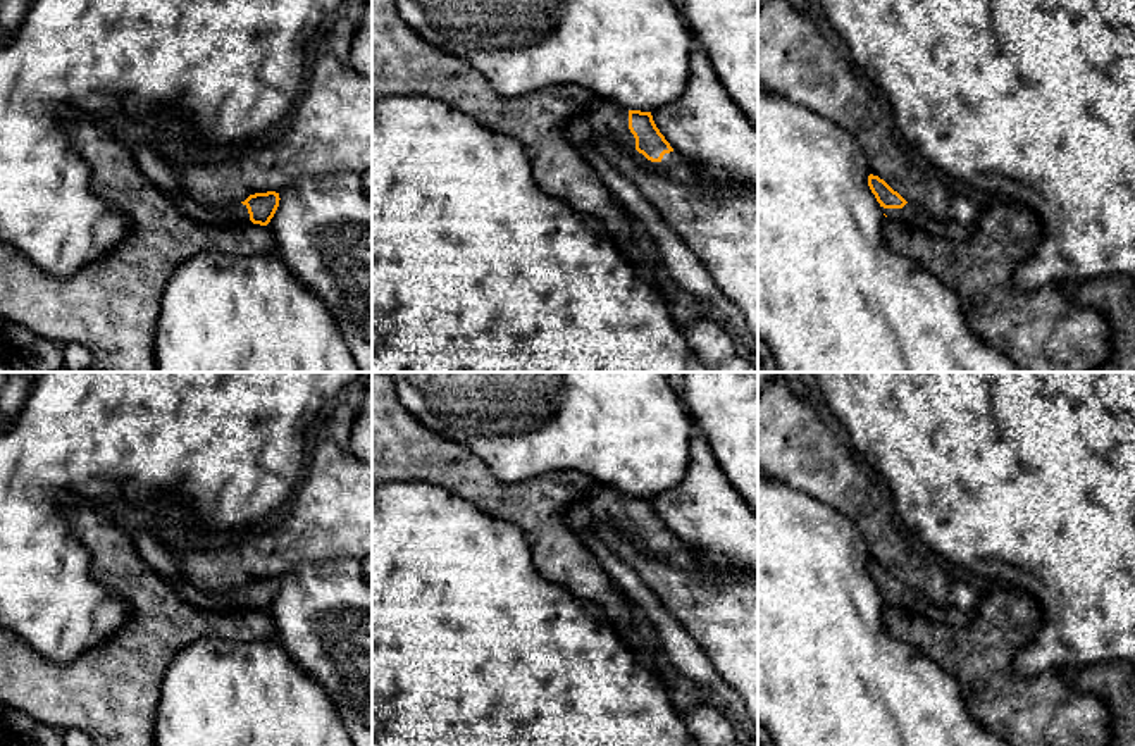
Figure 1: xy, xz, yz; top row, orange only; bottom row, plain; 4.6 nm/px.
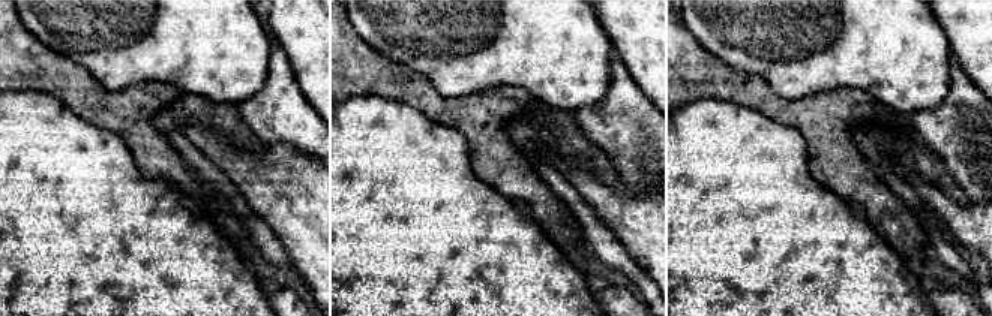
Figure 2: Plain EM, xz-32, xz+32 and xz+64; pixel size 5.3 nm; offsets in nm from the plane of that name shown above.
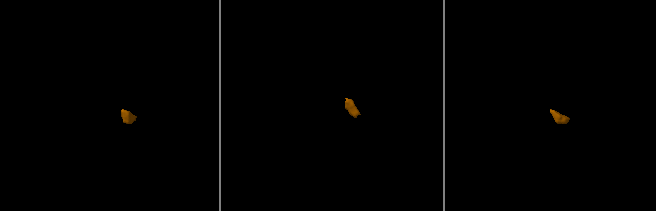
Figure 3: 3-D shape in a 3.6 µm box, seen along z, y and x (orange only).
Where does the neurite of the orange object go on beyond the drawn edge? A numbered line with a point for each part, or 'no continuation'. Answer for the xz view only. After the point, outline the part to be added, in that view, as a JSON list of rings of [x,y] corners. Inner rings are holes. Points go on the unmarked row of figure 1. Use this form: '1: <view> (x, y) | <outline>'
1: xz (607, 507) | [[[603,484],[589,496],[570,505],[565,512],[565,522],[575,531],[599,534],[603,527],[613,527],[636,534],[636,524],[629,515],[629,496]]]
2: xz (674, 550) | [[[675,538],[665,539],[660,548],[653,548],[660,556],[665,556],[672,563],[689,565],[691,551]]]

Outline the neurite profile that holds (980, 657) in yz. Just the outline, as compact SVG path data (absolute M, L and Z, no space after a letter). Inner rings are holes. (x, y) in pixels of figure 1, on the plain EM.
M1013 587L982 594L966 627L952 627L921 617L908 617L889 603L882 608L887 631L915 644L959 686L961 698L971 717L995 732L1009 746L1107 746L1111 713L1101 696L1075 693L1056 670L1033 677L1014 677L1014 658L1033 643L1044 625L1044 615L1032 596L1020 596Z

